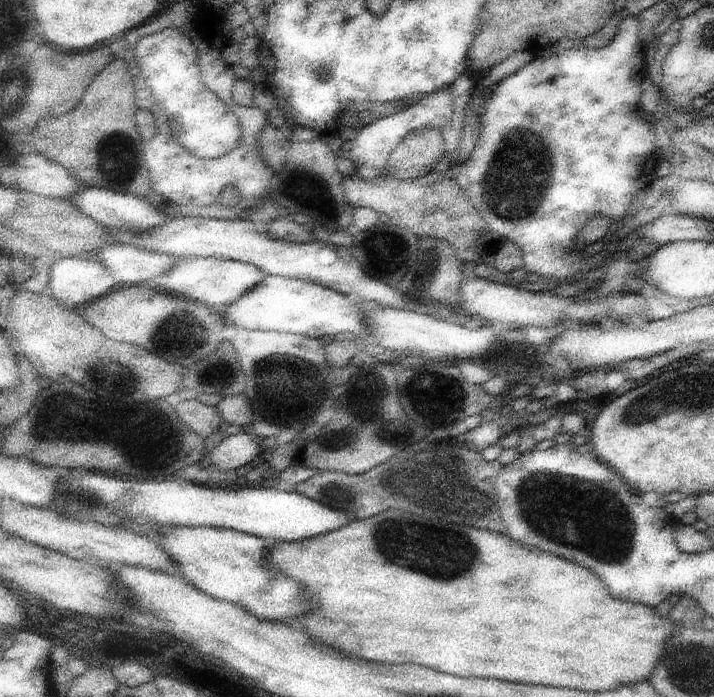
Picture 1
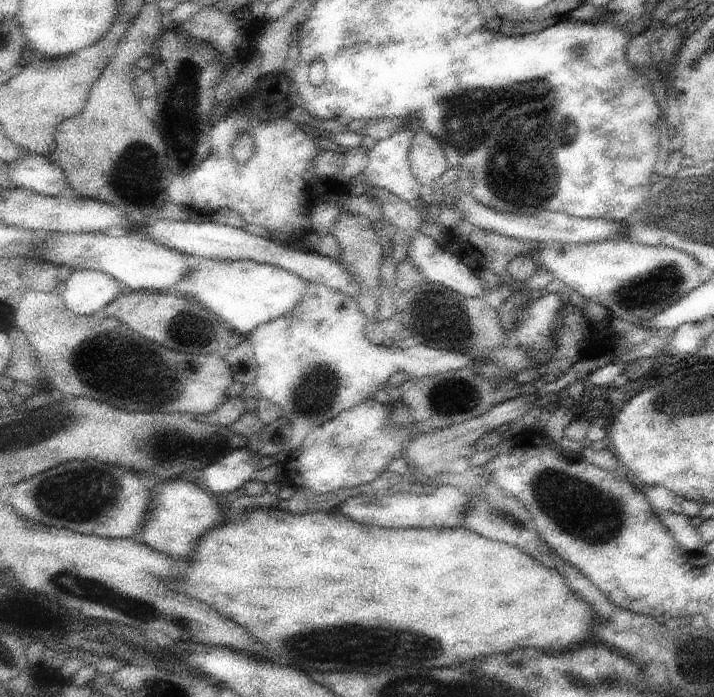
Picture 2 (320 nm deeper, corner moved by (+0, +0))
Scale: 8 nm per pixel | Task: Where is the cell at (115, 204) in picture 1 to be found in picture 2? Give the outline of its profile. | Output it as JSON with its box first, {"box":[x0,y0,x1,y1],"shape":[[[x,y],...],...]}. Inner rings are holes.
{"box":[4,153,68,196],"shape":[[[26,153],[4,164],[9,168],[10,178],[20,188],[26,187],[45,195],[58,196],[68,187],[62,168],[47,156]]]}

